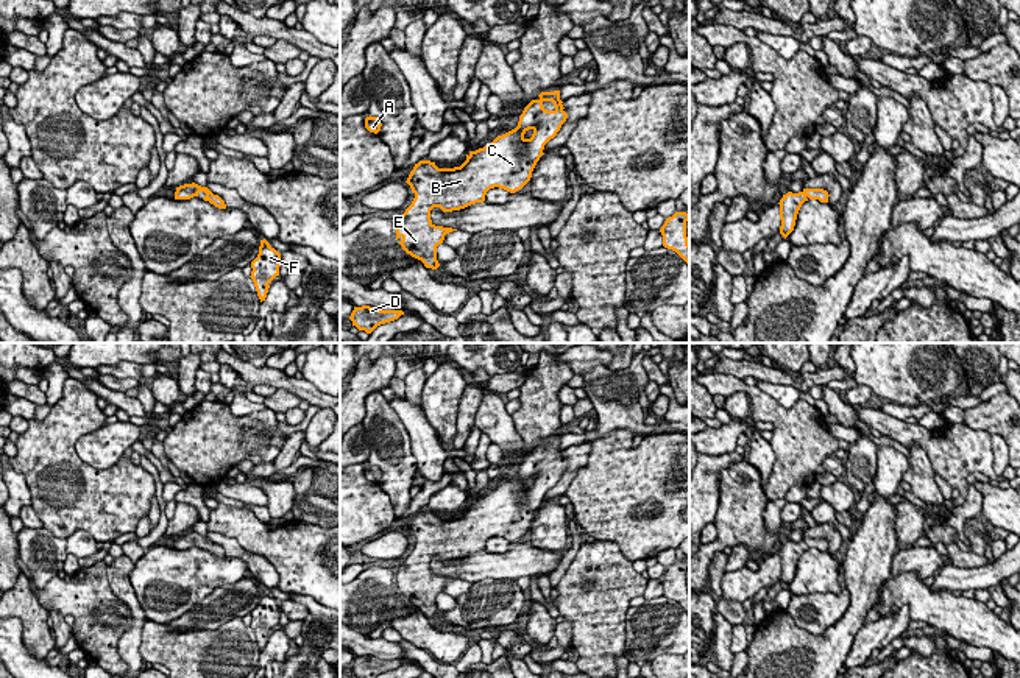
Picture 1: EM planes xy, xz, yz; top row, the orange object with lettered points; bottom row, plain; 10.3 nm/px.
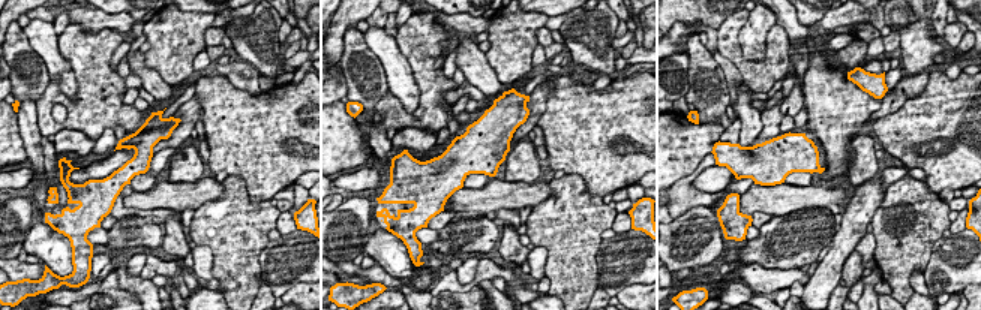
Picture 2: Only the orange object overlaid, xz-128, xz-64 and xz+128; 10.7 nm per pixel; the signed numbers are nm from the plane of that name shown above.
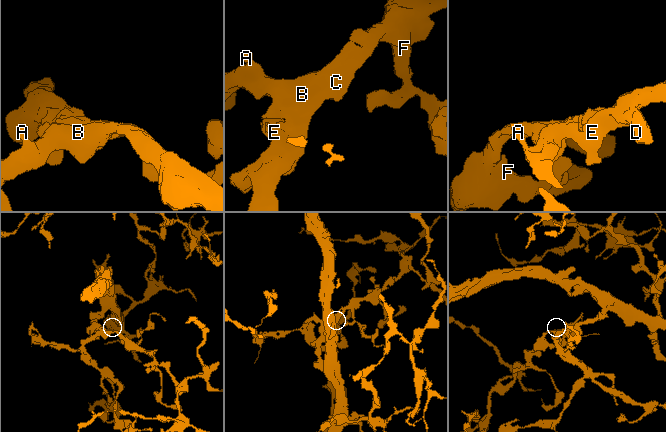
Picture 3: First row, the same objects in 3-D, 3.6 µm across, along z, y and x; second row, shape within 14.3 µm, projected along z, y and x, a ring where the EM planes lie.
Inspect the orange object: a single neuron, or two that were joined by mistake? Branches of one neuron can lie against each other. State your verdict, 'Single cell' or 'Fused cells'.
Single cell

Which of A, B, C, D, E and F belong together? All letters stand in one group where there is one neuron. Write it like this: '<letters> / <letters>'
A B C D E F

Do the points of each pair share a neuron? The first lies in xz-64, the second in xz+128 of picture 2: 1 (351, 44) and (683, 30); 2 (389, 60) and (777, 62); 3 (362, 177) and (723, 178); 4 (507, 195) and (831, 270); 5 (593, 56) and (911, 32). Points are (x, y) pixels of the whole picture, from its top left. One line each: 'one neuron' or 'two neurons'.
1: two neurons
2: two neurons
3: one neuron
4: two neurons
5: one neuron

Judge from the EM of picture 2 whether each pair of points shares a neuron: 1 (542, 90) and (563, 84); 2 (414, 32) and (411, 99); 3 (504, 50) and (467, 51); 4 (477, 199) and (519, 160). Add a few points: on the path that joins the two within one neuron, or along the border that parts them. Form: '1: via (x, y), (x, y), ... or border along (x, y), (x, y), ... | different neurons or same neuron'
1: border along (552, 83), (552, 92), (539, 119) | different neurons
2: border along (396, 44), (419, 90), (419, 105), (413, 111) | different neurons
3: border along (483, 53), (488, 65), (503, 83) | different neurons
4: border along (501, 177), (510, 181), (537, 181) | different neurons

